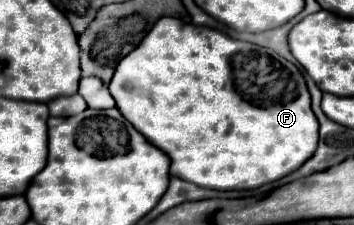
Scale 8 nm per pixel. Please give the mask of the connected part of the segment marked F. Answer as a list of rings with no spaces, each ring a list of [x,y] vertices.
[[[160,18],[154,24],[154,28],[146,34],[144,42],[136,50],[132,50],[132,54],[128,54],[128,58],[124,58],[124,62],[120,62],[120,66],[116,66],[116,74],[112,76],[112,82],[110,82],[110,94],[114,96],[116,108],[122,112],[122,116],[128,122],[132,122],[132,126],[136,126],[136,130],[140,130],[140,134],[146,136],[148,142],[152,142],[156,148],[164,150],[170,156],[170,160],[172,160],[170,174],[176,178],[194,182],[202,188],[214,188],[214,190],[260,188],[264,184],[280,180],[280,178],[288,176],[290,172],[298,170],[314,154],[314,150],[318,146],[318,122],[310,108],[310,94],[306,90],[306,82],[304,82],[300,70],[292,62],[280,58],[274,50],[258,48],[248,42],[234,40],[214,28],[184,24],[178,18]]]

